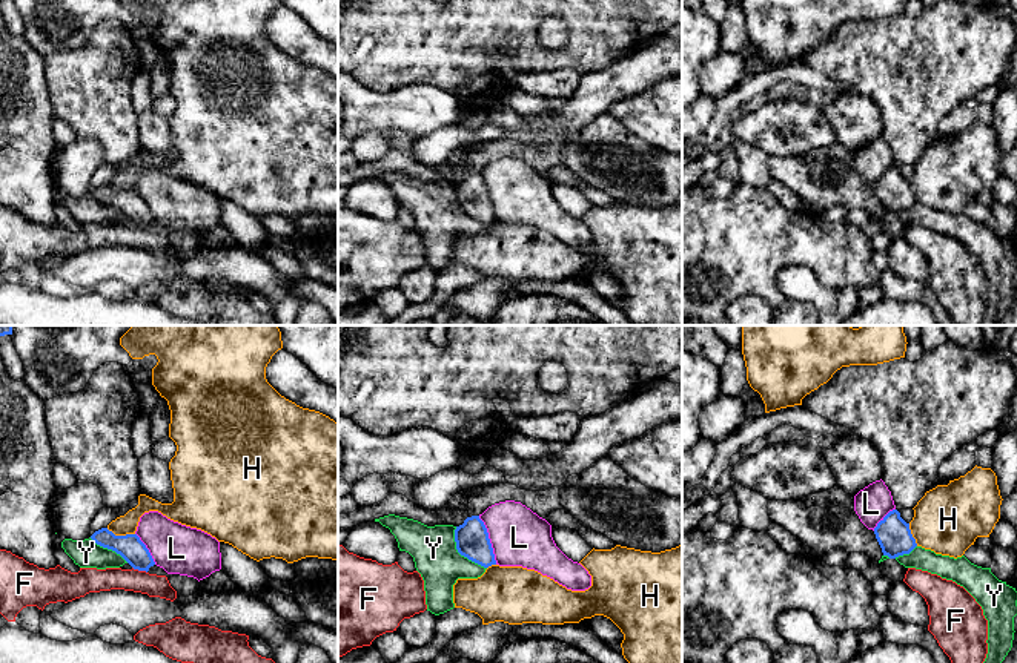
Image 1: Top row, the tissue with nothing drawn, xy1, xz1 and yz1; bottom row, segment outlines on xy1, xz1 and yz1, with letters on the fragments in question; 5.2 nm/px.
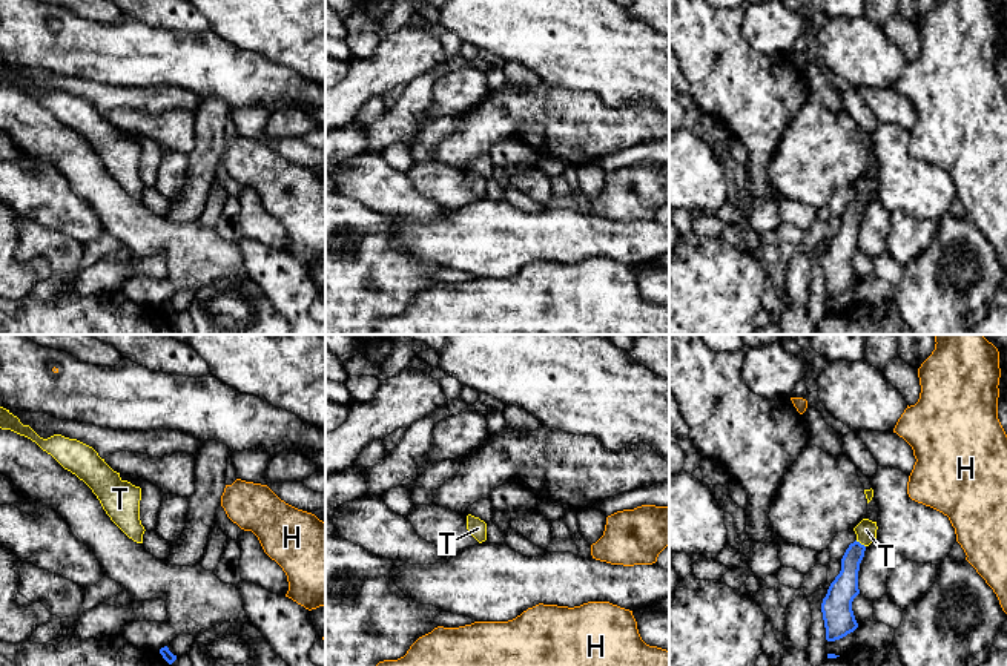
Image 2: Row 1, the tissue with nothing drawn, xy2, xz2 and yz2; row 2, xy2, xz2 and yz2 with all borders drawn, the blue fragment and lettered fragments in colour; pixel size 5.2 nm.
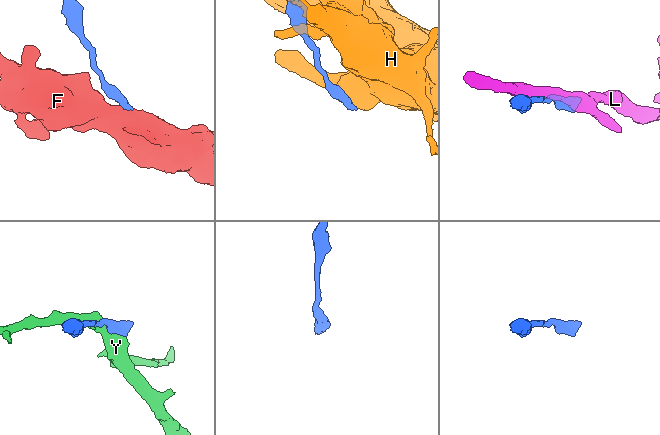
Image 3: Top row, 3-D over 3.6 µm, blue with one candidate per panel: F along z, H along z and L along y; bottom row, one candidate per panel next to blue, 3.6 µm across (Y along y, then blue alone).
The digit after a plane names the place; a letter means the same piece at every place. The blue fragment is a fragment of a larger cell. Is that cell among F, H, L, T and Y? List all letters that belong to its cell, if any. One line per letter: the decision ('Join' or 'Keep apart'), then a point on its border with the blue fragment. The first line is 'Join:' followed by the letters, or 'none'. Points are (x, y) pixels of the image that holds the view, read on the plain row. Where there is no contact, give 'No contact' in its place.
Join: T
F: Keep apart. Touches blue at xy1 (140, 226)
H: Keep apart. Touches blue at xy1 (120, 192)
L: Keep apart. Touches blue at xz1 (489, 197)
T: Join. Touches blue at yz2 (858, 198)
Y: Keep apart. Touches blue at xz1 (460, 209)

